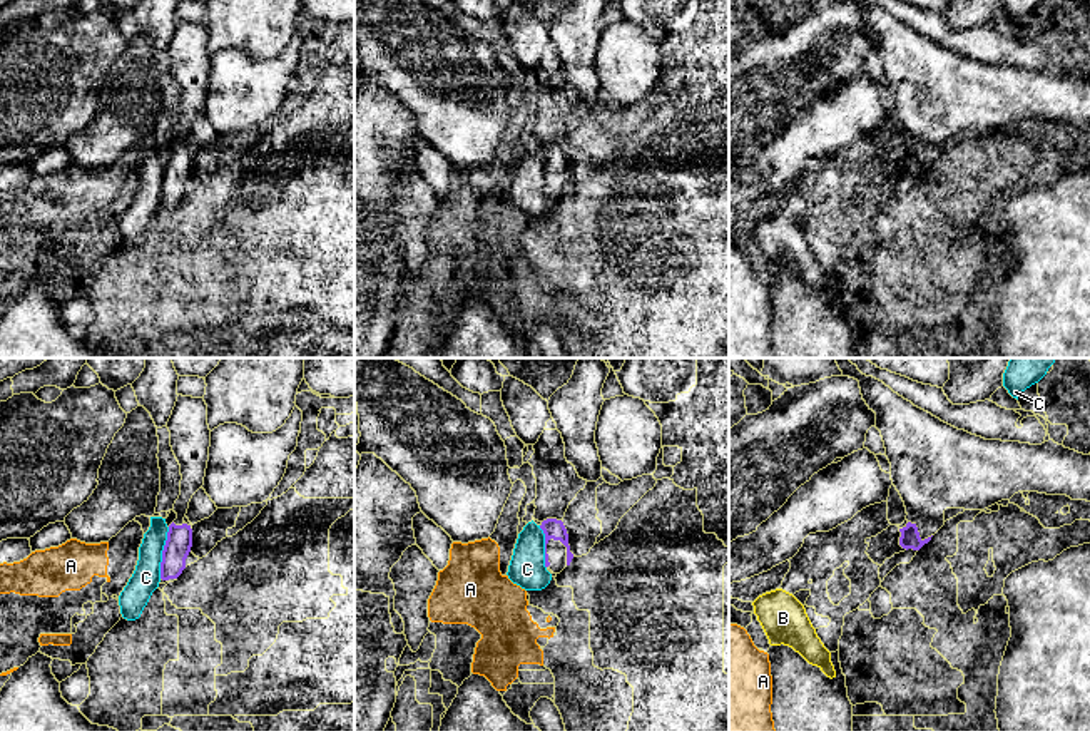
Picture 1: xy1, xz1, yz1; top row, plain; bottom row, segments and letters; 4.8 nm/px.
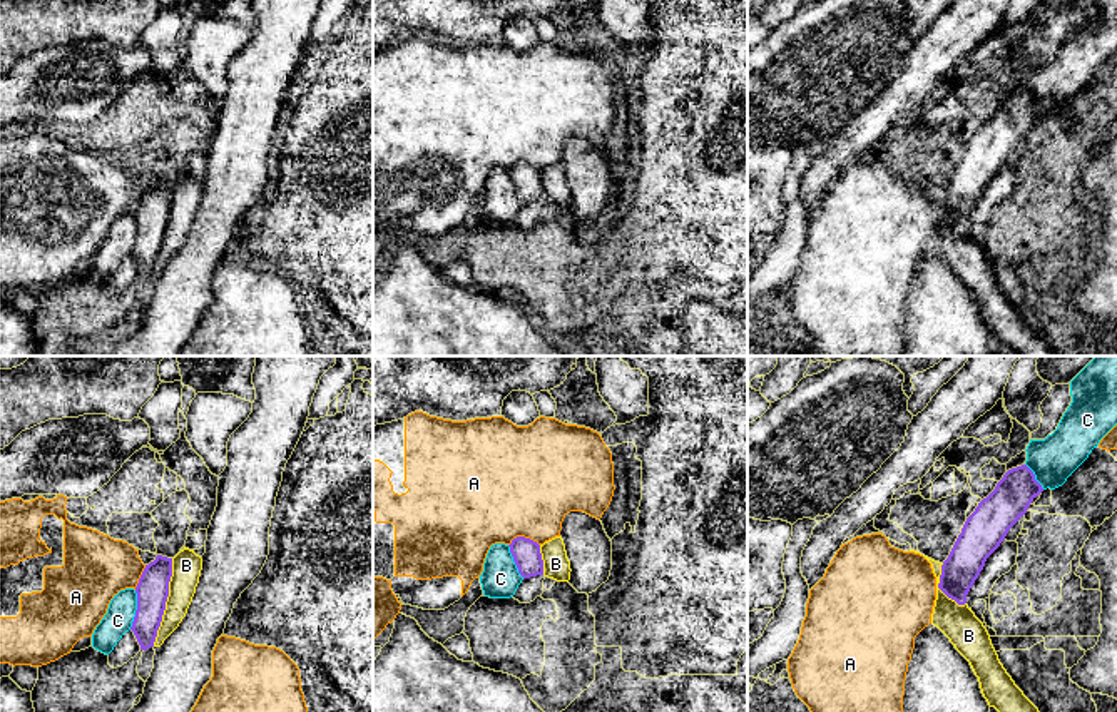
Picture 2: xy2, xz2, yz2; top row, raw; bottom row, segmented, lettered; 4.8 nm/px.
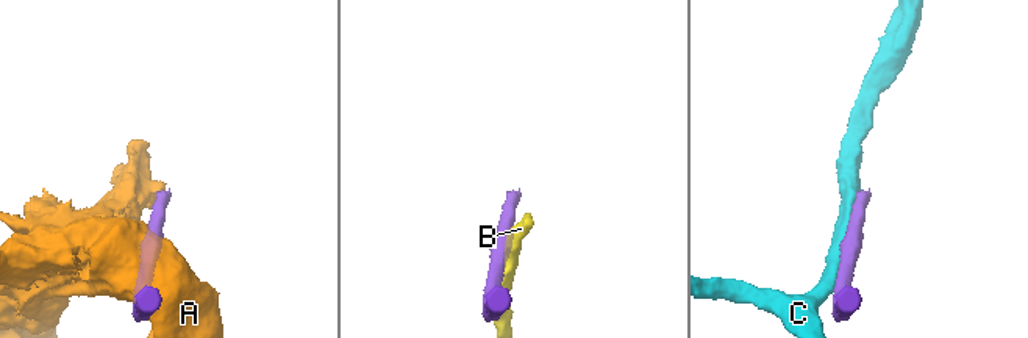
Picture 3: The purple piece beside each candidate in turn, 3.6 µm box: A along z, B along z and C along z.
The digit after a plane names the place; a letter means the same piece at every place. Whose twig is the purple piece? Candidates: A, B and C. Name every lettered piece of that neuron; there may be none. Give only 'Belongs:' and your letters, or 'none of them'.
Belongs: none of them

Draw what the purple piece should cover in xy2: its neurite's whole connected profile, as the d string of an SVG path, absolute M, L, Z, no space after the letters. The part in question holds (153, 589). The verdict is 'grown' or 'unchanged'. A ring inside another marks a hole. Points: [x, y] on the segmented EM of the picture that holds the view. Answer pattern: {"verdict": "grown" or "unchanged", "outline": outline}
{"verdict": "unchanged", "outline": "M157 555L154 562L145 565L139 578L135 587L137 610L130 630L134 632L140 650L154 647L169 597L171 577L172 558Z"}

